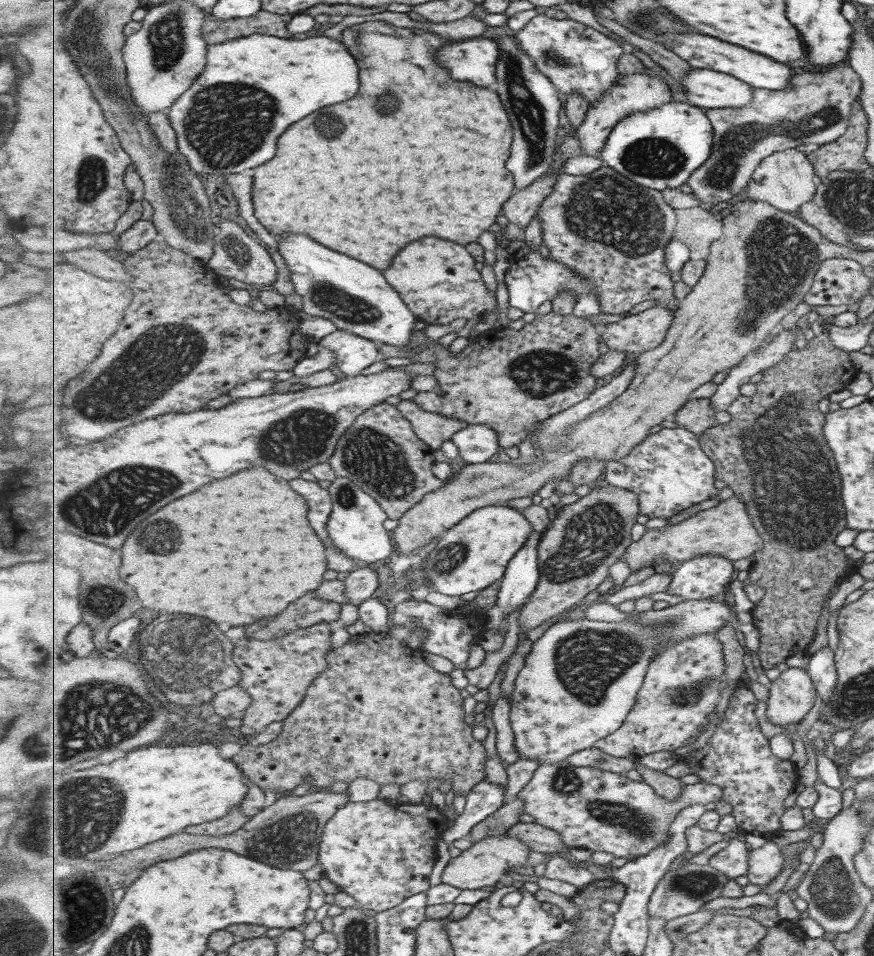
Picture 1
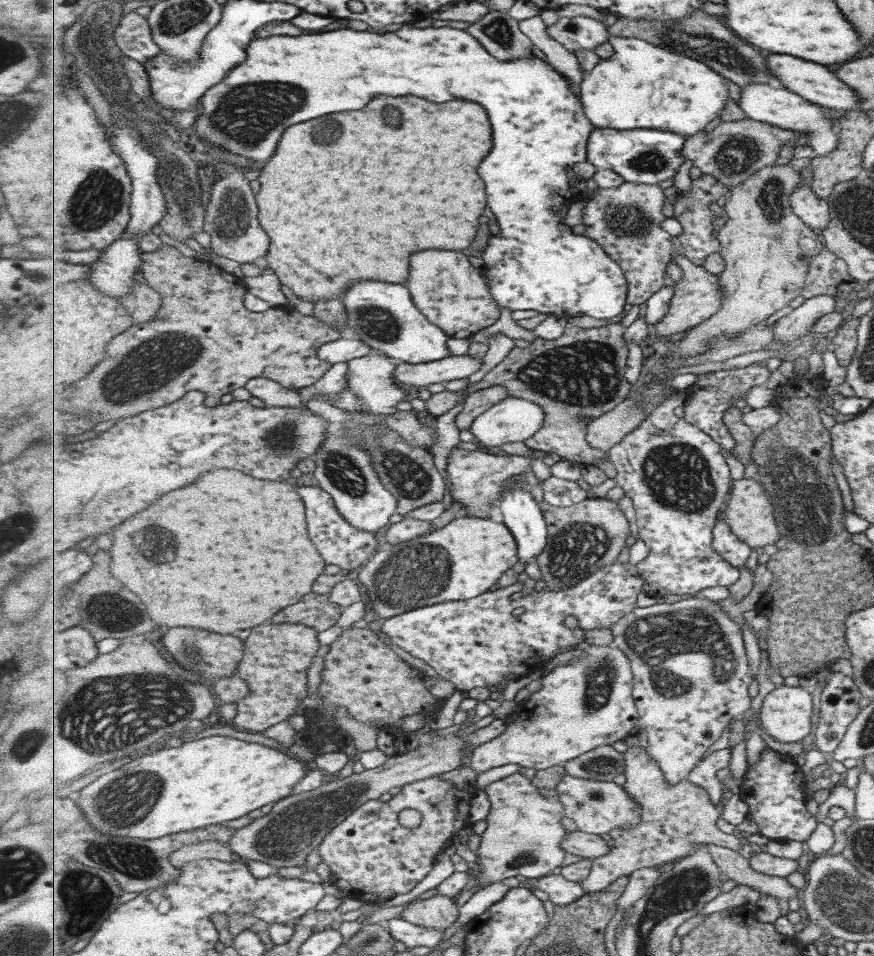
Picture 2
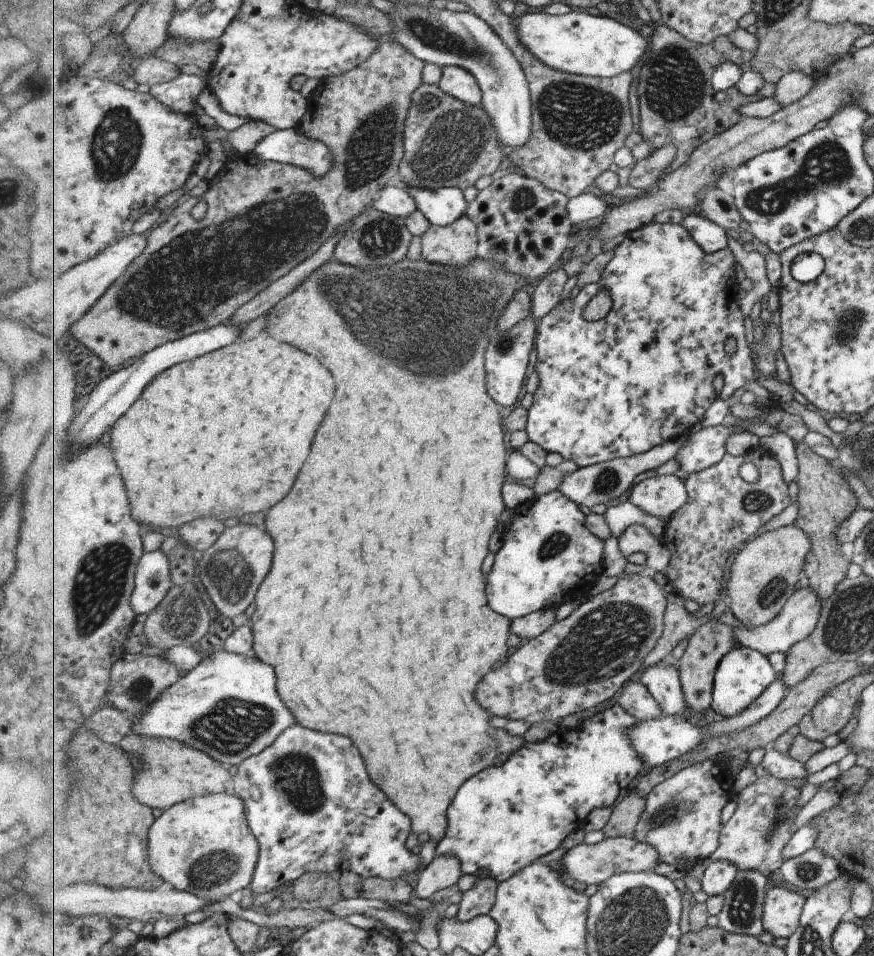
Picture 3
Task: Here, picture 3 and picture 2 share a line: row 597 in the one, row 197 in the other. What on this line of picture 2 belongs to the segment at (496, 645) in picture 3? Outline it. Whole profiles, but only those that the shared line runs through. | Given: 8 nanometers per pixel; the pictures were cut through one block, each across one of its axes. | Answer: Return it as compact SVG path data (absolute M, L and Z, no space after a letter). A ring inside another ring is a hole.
M377 96L363 110L337 112L327 116L335 121L332 120L334 123L327 126L329 129L326 132L315 132L315 126L322 121L321 117L307 124L291 126L283 140L279 141L279 152L271 156L265 170L261 172L261 192L257 194L261 208L259 218L263 220L262 227L271 234L270 251L262 264L274 270L285 287L307 302L331 298L339 300L343 299L347 288L357 280L405 284L409 278L409 256L413 252L431 248L463 250L471 246L479 232L479 218L487 206L485 182L481 180L477 168L493 148L493 128L481 104L469 100L435 104L417 96ZM407 104L417 106L413 108L413 122L411 112L399 112L392 107Z

